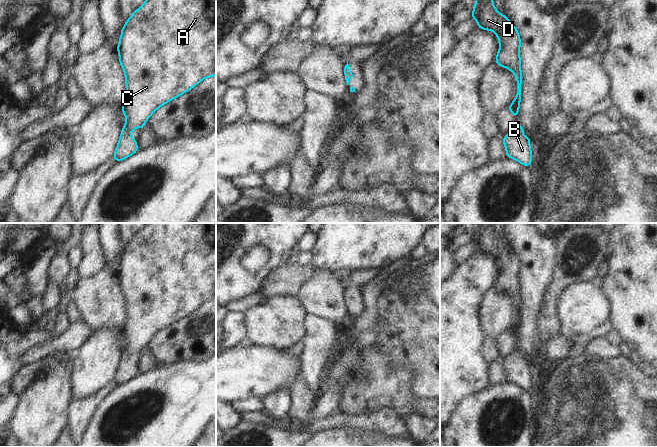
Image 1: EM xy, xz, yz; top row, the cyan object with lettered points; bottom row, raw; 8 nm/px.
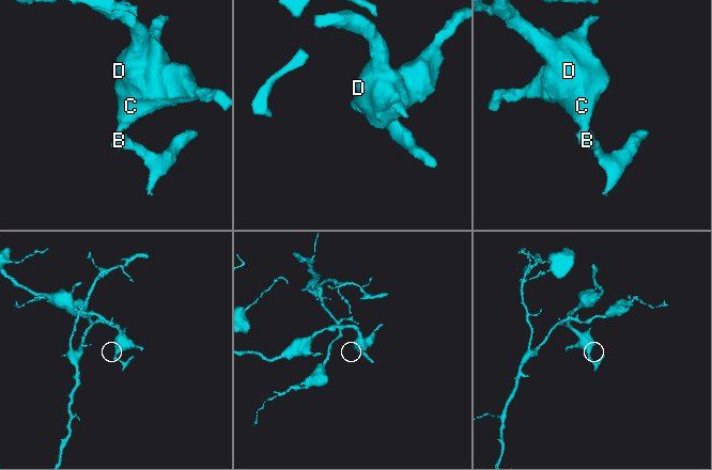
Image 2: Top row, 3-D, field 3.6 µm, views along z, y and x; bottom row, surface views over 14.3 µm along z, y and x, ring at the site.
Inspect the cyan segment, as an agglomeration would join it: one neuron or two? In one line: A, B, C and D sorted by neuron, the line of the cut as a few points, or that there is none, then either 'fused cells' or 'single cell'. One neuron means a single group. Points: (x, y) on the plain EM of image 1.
A B C D; no cut; single cell

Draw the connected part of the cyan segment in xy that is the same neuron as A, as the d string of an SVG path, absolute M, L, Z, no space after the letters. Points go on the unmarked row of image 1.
M146 223L146 225L131 238L123 249L116 274L119 278L119 287L124 295L126 307L126 320L120 332L126 341L126 346L121 353L121 360L119 361L115 377L112 381L113 384L120 386L132 380L139 374L136 363L130 361L132 354L136 352L144 352L146 345L161 330L188 316L205 302L210 302L216 299L216 223Z

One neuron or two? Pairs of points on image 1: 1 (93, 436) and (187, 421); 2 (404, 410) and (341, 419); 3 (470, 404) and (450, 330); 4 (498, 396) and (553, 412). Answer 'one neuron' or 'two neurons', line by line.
1: one neuron
2: two neurons
3: two neurons
4: two neurons

